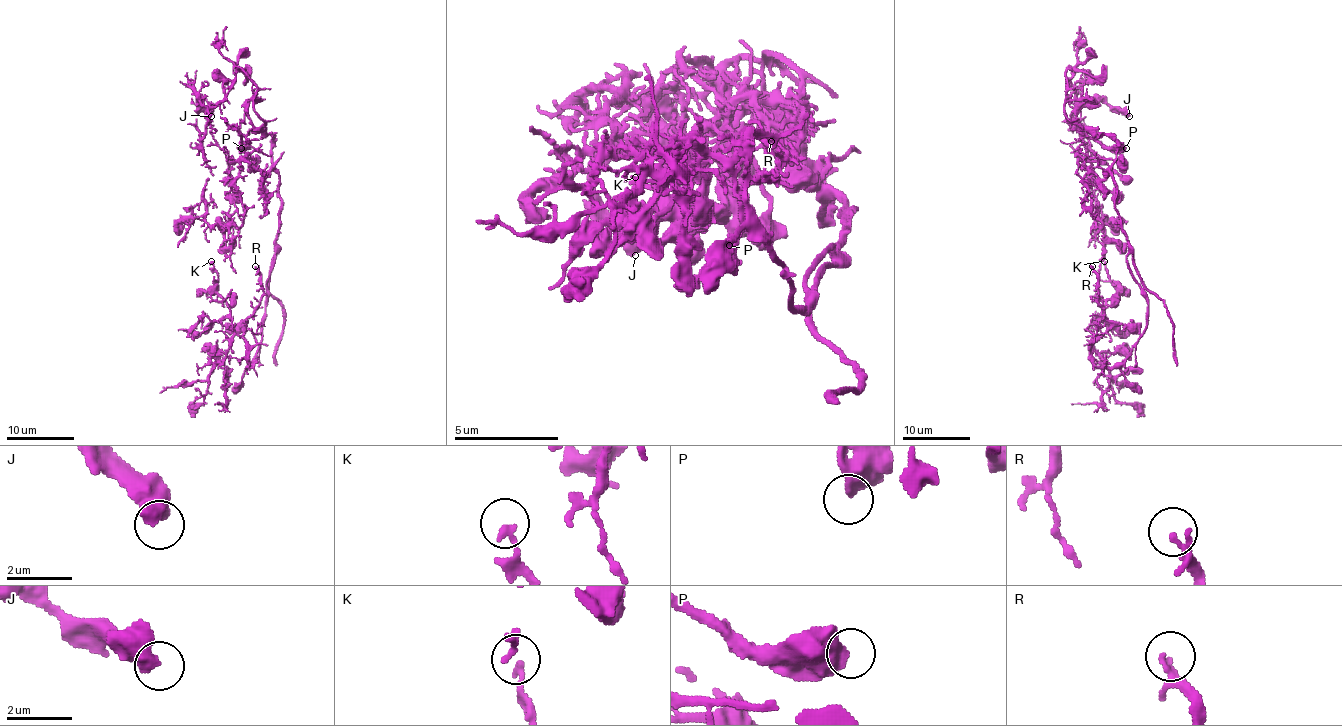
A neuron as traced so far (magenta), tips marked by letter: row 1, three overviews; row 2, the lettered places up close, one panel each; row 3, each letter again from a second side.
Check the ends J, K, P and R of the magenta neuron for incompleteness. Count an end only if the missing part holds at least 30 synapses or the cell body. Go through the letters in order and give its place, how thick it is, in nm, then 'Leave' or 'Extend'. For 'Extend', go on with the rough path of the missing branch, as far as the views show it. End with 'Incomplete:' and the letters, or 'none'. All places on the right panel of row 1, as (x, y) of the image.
J: Place: (1129, 116). Thickness 550 nm. Leave
K: Place: (1104, 261). Thickness 180 nm. Leave
P: Place: (1126, 148). Thickness 460 nm. Leave
R: Place: (1092, 266). Thickness 160 nm. Leave
Incomplete: none

